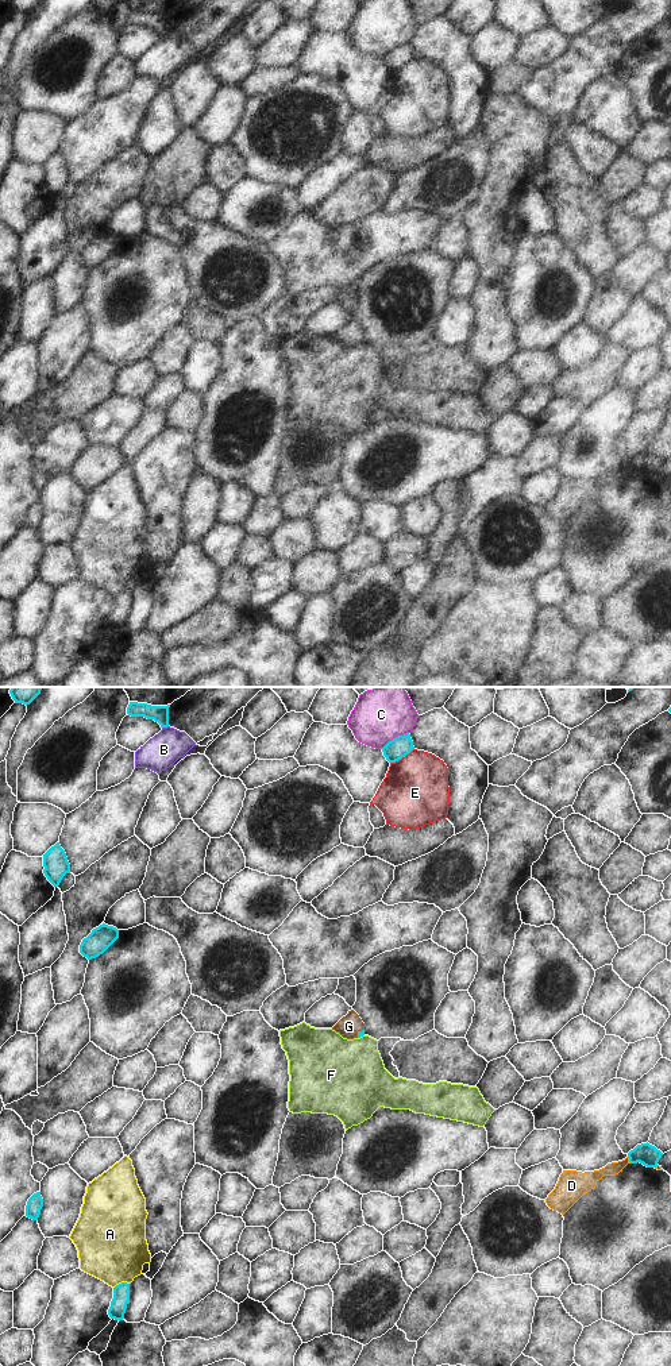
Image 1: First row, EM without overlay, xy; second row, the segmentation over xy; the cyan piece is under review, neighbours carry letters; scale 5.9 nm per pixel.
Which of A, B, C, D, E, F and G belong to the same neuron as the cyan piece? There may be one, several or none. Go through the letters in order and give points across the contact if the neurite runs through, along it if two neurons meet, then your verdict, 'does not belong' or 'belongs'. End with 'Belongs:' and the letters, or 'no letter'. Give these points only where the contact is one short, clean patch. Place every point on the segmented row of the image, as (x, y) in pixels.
A: does not belong
B: does not belong
C: does not belong
D: does not belong
E: does not belong
F: does not belong
G: way xy (359, 1033), (358, 1033), (349, 1026); belongs
Belongs: G

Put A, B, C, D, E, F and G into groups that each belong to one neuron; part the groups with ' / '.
A / B / C / D / E / F / G

